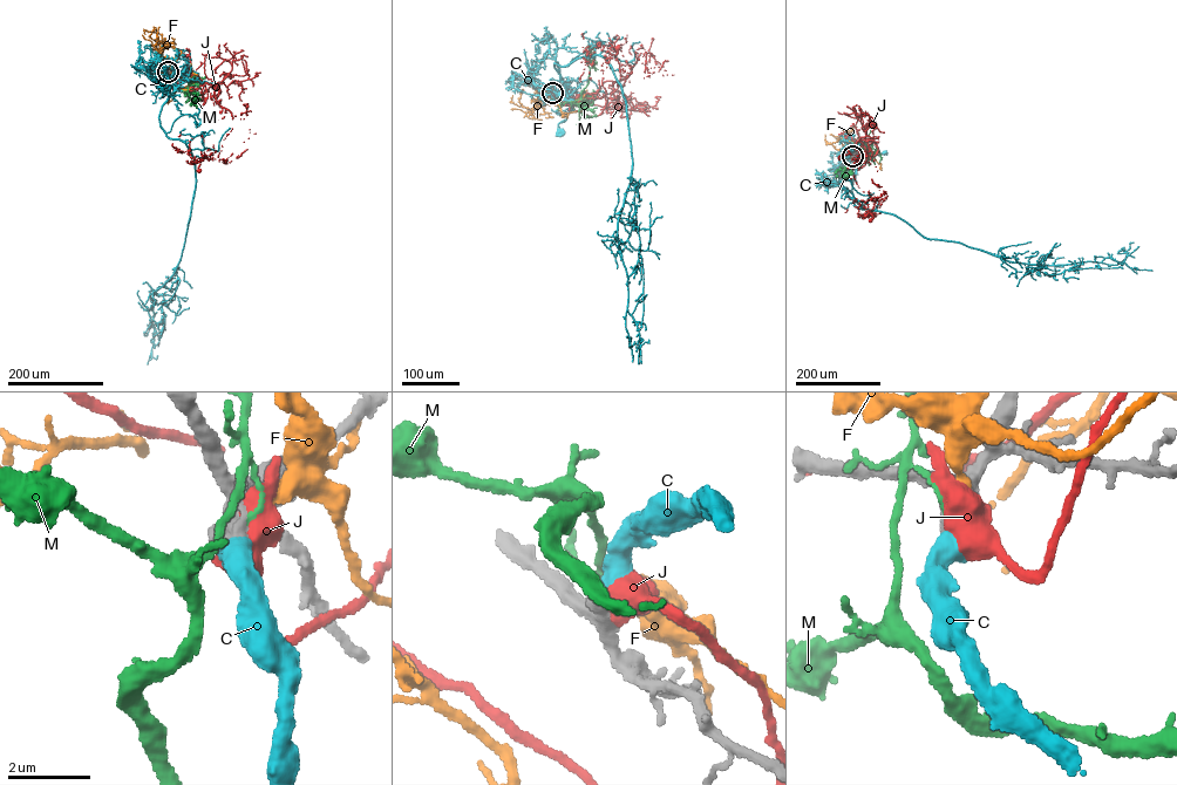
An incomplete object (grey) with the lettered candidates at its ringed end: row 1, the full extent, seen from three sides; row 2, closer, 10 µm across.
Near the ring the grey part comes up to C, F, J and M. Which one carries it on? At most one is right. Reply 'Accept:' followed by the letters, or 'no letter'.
Accept: C

